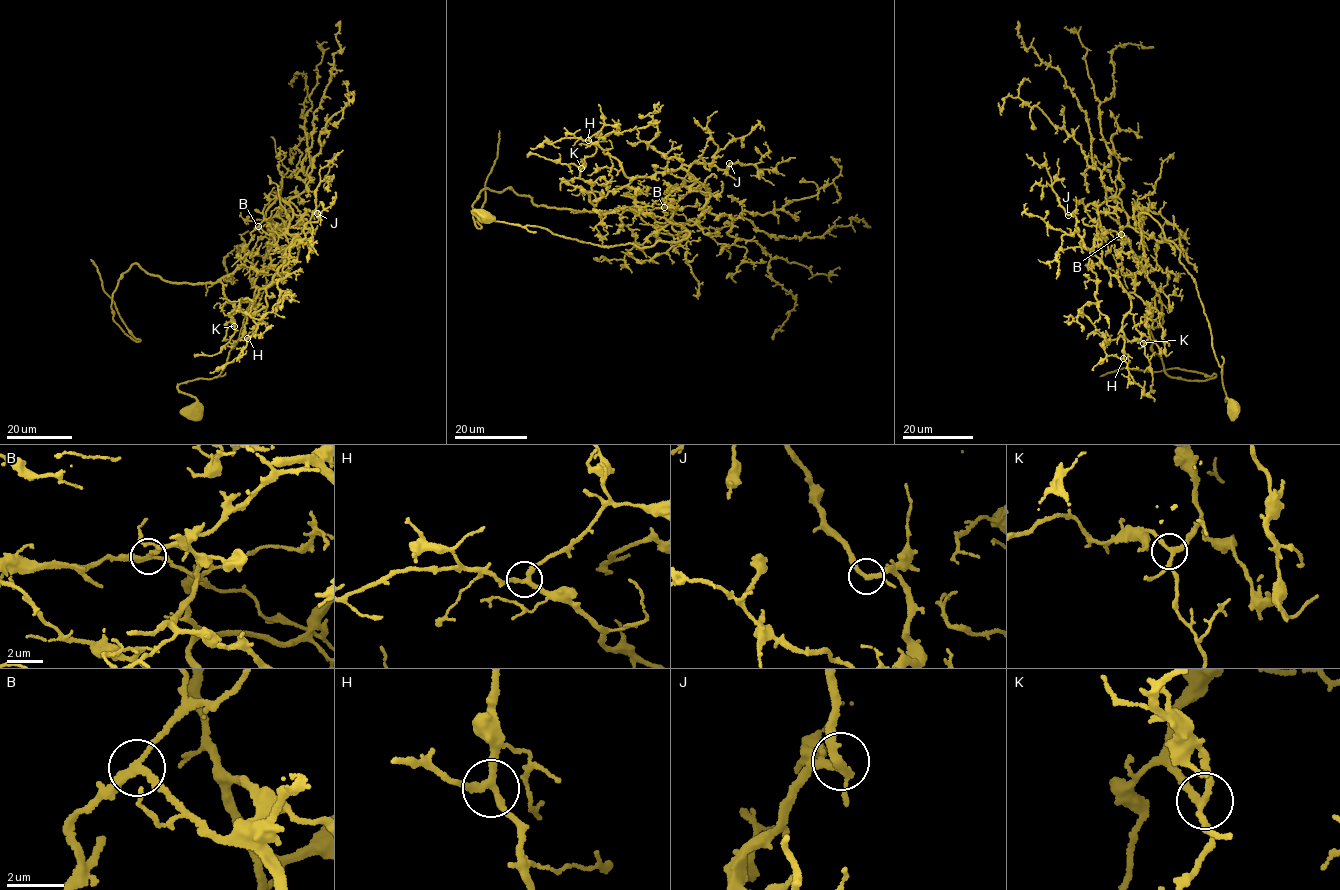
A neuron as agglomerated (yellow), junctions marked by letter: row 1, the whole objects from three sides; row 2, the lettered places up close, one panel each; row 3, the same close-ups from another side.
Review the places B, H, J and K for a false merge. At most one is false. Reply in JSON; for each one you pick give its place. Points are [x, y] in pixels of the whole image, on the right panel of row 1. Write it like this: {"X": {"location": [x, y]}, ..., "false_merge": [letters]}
{"B": {"location": [1121, 234]}, "false_merge": ["B"]}

